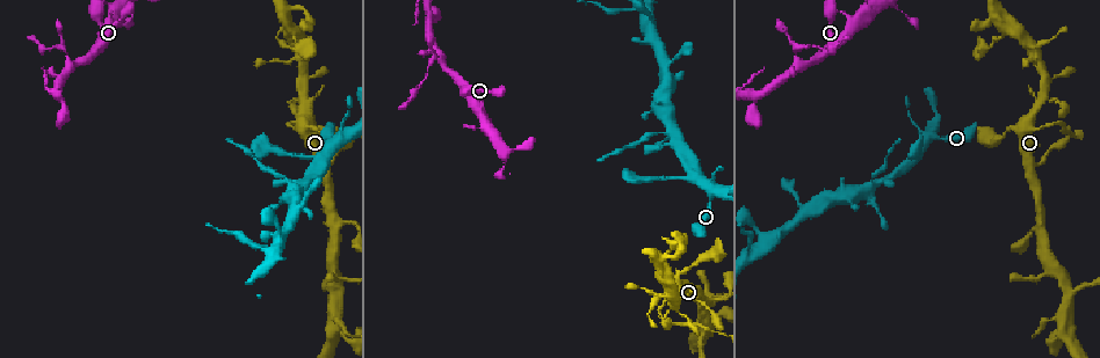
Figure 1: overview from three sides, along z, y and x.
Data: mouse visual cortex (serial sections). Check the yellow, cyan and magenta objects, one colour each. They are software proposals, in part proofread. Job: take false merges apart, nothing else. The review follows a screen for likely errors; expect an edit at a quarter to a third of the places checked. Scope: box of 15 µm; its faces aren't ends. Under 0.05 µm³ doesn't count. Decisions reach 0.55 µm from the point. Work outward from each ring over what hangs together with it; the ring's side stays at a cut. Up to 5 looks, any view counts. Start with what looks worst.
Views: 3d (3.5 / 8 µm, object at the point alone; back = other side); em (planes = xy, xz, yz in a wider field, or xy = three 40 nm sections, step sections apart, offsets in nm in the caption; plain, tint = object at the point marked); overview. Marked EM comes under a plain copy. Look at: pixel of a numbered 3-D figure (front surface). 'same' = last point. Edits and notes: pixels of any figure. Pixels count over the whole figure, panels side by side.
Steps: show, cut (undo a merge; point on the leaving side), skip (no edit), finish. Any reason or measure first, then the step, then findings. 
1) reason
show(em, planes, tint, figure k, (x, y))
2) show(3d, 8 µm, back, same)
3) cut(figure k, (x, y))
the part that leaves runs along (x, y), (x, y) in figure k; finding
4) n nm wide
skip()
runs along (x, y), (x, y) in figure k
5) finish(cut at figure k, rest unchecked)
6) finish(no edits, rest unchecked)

show(3d, 3.5 µm, figure 1, (798, 46))

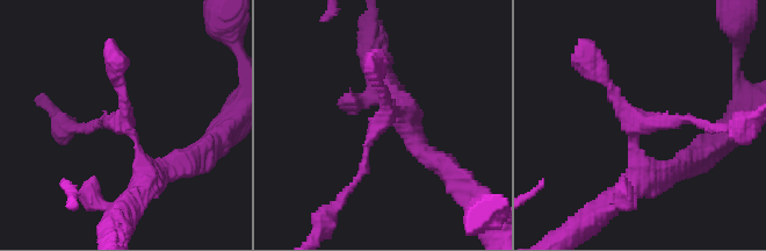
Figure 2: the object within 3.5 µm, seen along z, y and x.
show(em, xy, step 3, tint, figure 2, (642, 123))

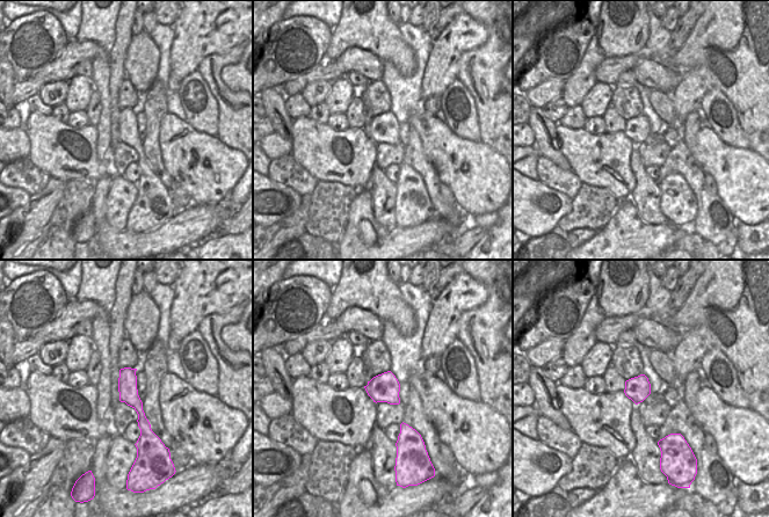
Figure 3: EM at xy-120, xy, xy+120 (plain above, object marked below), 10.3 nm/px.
skip()
all the same cell

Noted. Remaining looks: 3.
abrupt turn
show(3d, 3.5 µm, figure 1, (1042, 161))

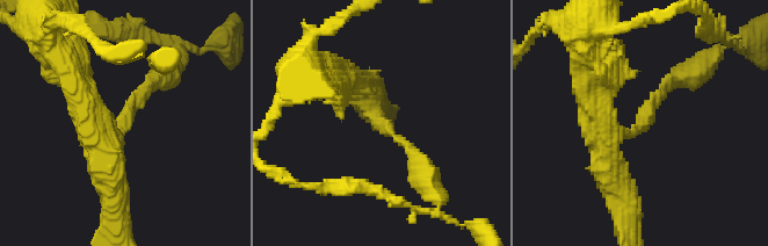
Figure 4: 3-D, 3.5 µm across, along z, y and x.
3 arms; arms of 150, 400, 450 nm
show(em, xy, step 1, tint, figure 4, (635, 132))

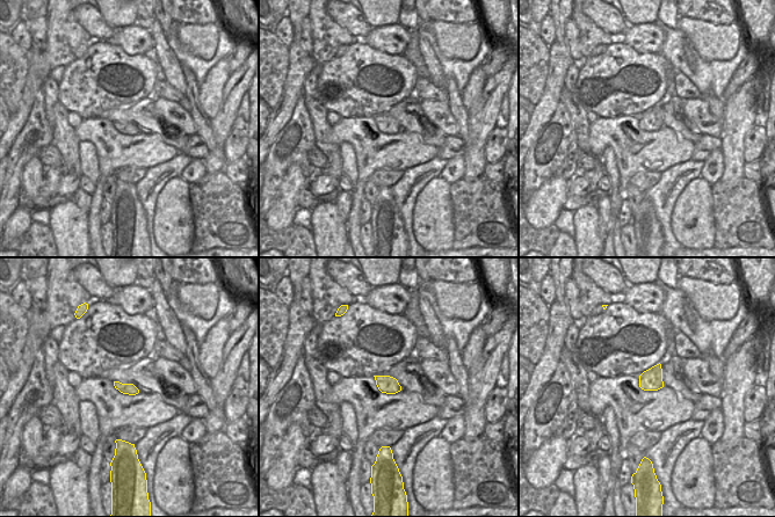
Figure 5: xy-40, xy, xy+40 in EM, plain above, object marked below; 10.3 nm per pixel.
show(em, xy, step 2, tint, same)

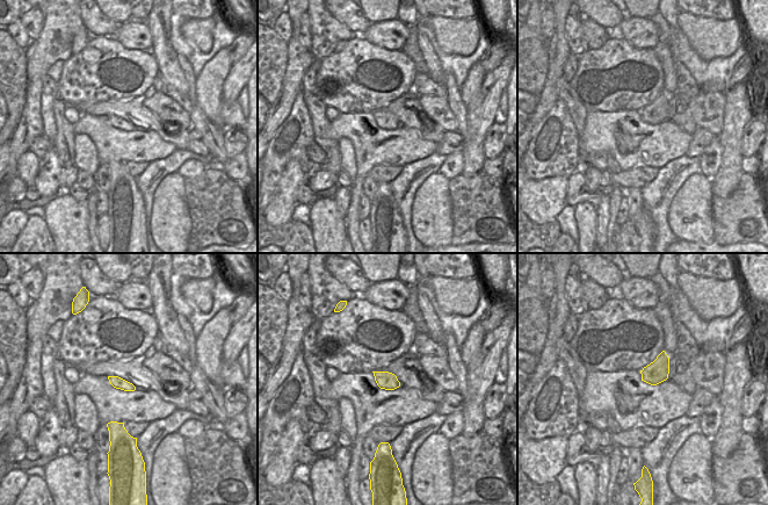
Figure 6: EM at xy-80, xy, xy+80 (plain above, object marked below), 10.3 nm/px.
skip()
runs along (342, 79), (414, 153) in figure 4; continuous, no second cell

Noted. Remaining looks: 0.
finish(no edits, rest unchecked)

